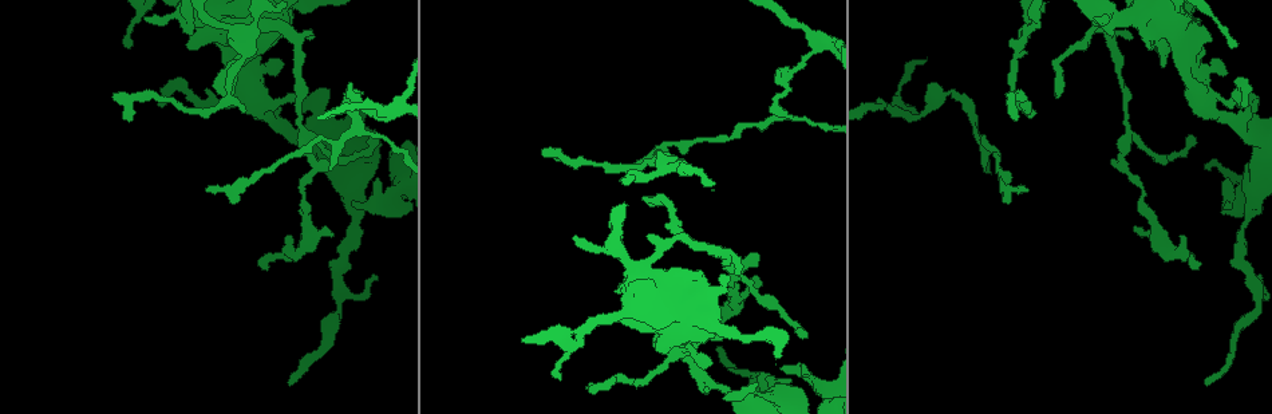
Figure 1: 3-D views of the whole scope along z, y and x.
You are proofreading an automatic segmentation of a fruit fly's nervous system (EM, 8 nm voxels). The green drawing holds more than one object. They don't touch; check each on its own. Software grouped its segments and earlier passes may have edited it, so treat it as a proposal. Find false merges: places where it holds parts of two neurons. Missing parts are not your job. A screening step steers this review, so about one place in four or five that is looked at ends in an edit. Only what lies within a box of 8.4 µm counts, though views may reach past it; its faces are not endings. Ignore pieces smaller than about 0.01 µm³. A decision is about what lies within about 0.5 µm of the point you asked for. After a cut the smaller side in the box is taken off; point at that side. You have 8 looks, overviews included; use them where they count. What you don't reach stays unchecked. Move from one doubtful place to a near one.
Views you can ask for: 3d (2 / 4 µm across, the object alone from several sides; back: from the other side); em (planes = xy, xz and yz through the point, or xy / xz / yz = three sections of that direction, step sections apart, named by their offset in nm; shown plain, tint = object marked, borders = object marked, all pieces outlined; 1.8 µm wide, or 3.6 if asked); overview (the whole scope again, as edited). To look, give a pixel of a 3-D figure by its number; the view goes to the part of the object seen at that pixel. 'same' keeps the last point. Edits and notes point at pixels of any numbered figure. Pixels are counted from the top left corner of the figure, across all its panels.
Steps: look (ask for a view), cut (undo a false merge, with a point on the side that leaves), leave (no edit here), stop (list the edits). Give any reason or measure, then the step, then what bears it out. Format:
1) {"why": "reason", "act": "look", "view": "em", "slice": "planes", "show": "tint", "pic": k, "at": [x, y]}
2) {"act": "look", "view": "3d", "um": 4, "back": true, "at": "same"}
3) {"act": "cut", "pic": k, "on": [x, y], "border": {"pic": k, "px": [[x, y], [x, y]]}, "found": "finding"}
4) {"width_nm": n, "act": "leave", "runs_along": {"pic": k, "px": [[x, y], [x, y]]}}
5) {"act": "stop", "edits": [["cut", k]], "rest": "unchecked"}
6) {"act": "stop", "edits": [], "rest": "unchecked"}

{"why": "three-way junction", "act": "look", "view": "em", "slice": "planes", "show": "tint", "pic": 1, "at": [246, 97]}

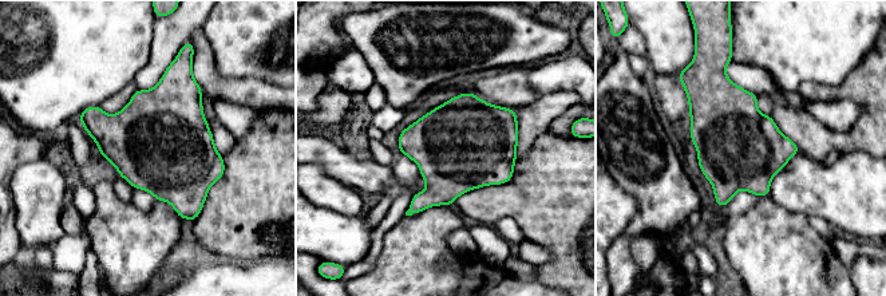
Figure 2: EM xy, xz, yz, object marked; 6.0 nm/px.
{"width_nm": 500, "act": "leave", "found": "all the same neuron"}

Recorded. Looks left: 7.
{"why": "three-way junction", "act": "look", "view": "em", "slice": "planes", "show": "tint", "pic": 1, "at": [300, 120]}

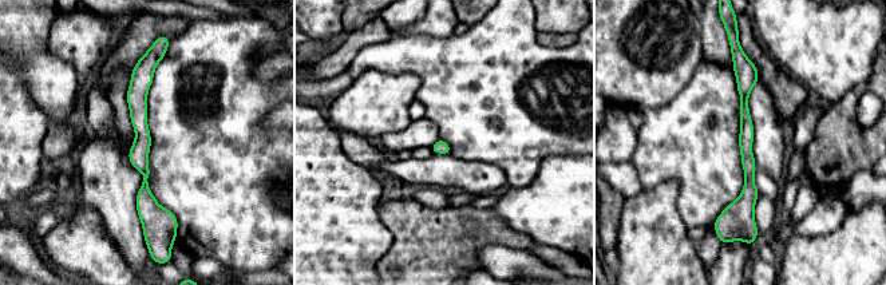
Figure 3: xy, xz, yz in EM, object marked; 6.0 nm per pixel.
{"act": "leave", "runs_along": {"pic": 3, "px": [[138, 66], [141, 165], [151, 226]]}, "found": "all the same neuron"}

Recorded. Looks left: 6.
{"why": "a narrow waist", "act": "look", "view": "em", "slice": "xy", "step": 8, "show": "tint", "pic": 1, "at": [895, 110]}

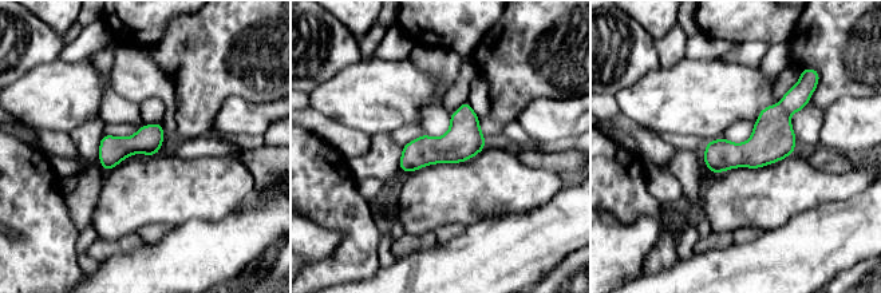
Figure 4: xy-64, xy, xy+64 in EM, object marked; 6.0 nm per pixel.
{"act": "leave", "runs_along": {"pic": 4, "px": [[802, 101], [743, 154], [707, 161]]}, "found": "all the same neuron"}

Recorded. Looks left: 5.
{"act": "stop", "edits": [], "rest": "unchecked"}

